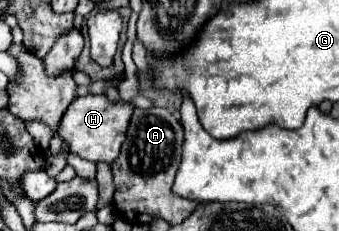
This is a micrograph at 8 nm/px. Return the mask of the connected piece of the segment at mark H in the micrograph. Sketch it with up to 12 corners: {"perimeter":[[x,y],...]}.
{"perimeter":[[77,97],[57,135],[93,163],[119,155],[133,105]]}

